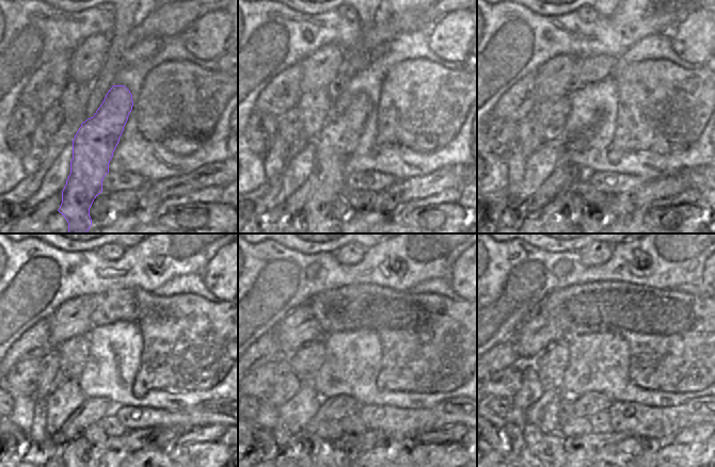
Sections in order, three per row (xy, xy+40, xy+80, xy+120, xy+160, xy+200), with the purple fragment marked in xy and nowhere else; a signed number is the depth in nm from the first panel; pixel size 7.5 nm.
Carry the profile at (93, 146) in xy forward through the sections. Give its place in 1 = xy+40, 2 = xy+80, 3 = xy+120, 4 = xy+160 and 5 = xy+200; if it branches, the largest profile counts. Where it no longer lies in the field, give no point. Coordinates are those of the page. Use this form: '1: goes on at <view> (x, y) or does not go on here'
1: goes on at xy+40 (337, 139)
2: goes on at xy+80 (558, 211)
3: goes on at xy+120 (79, 450)
4: goes on at xy+160 (328, 450)
5: goes on at xy+200 (571, 450)

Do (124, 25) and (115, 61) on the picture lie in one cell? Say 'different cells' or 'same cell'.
same cell

